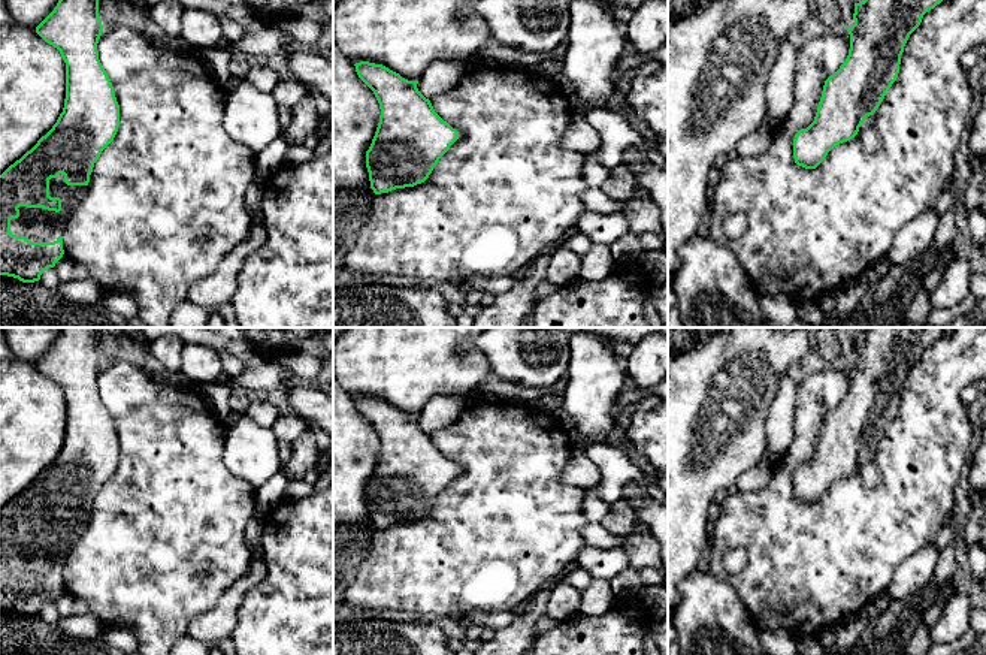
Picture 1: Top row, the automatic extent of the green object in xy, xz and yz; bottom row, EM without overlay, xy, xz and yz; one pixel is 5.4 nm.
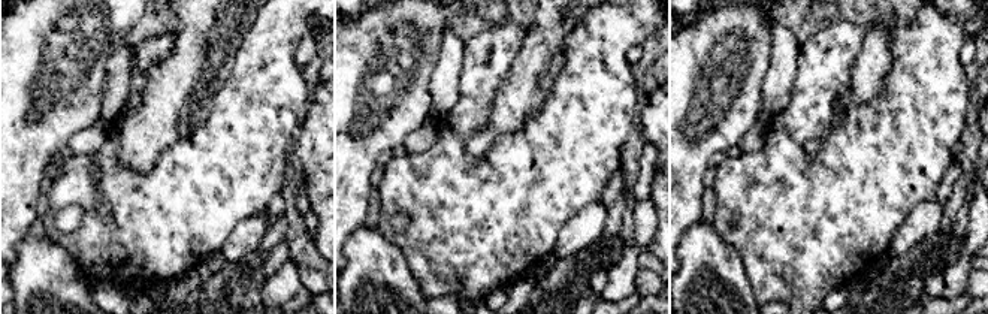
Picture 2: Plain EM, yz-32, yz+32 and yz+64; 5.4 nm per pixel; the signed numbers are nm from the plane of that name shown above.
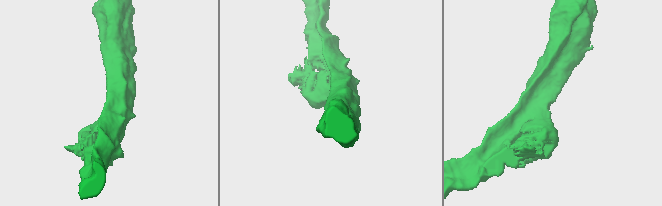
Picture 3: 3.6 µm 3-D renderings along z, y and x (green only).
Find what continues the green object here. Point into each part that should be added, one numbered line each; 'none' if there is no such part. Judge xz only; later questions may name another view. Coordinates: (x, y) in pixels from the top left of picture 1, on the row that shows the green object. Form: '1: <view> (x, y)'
none

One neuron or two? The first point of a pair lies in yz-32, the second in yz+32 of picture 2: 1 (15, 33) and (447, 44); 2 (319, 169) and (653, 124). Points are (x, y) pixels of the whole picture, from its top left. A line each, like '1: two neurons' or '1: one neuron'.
1: two neurons
2: one neuron

